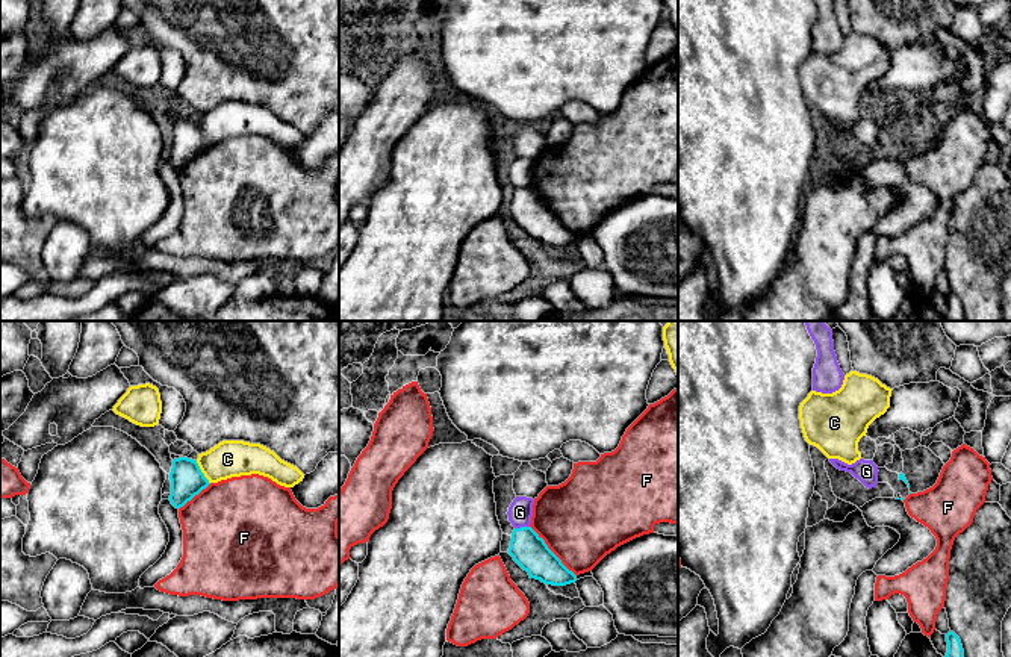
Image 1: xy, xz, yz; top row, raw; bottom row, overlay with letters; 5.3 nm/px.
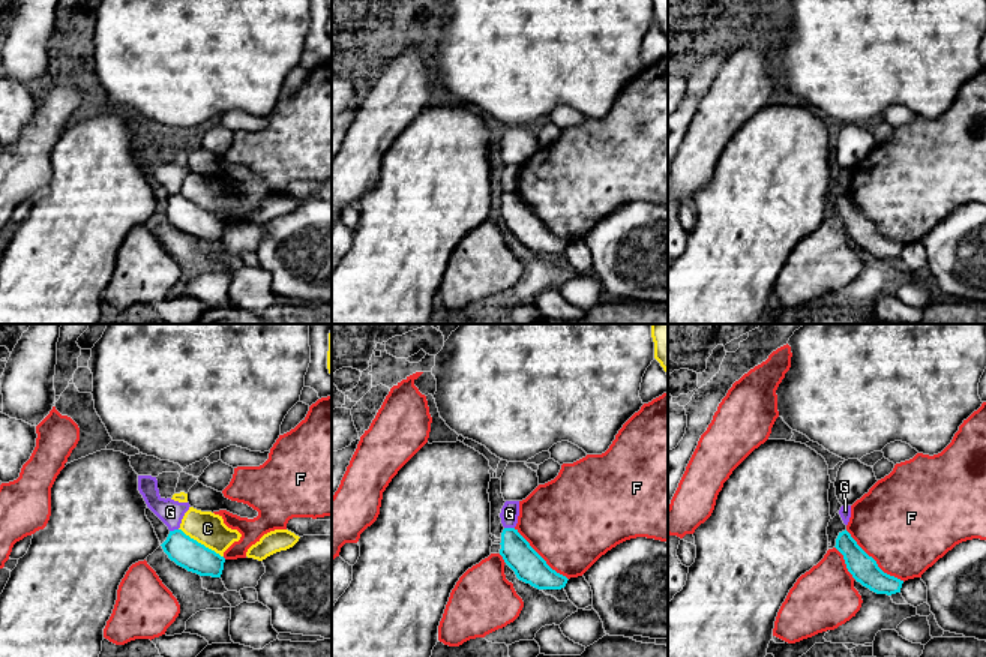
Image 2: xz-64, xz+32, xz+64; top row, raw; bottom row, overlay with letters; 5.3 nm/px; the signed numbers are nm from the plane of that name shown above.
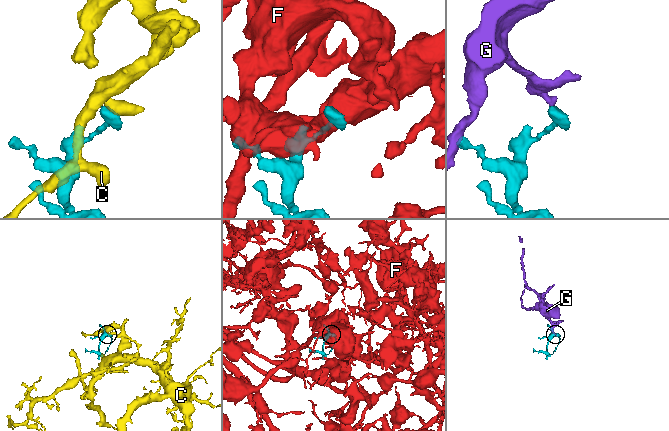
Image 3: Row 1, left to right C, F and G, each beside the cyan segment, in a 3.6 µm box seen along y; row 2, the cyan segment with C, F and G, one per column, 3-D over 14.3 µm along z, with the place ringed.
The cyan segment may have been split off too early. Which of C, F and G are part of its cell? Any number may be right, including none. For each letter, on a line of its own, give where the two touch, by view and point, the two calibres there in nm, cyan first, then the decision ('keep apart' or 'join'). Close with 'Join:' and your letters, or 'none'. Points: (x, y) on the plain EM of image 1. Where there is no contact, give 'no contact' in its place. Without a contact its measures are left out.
C: contact xy (202, 133); calibres 180 and 200 nm; keep apart
F: contact xz (551, 212); calibres 190 and 440 nm; keep apart
G: contact xz (521, 188); calibres 190 and 130 nm; keep apart
Join: none

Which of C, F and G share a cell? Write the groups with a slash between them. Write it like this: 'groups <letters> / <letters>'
groups C / F / G

